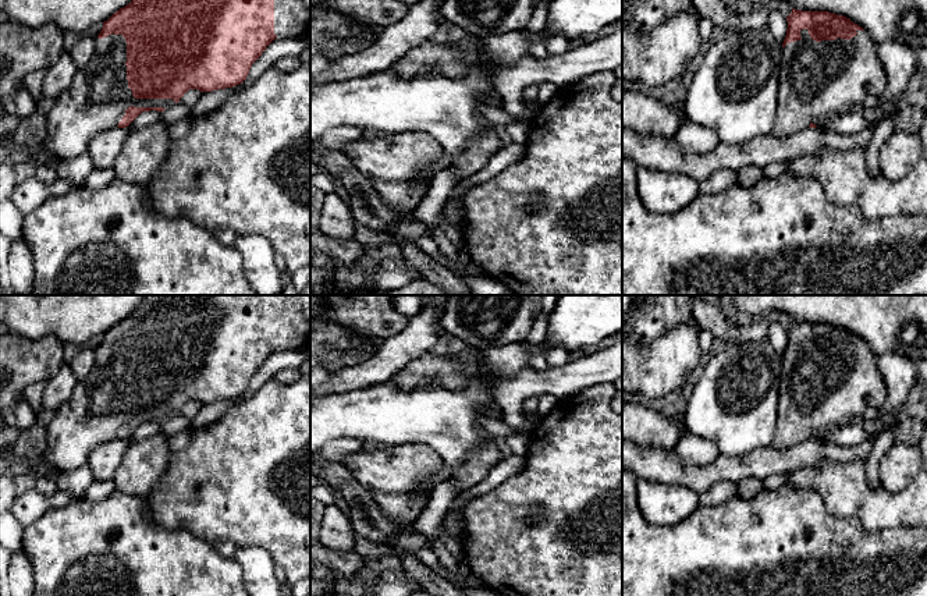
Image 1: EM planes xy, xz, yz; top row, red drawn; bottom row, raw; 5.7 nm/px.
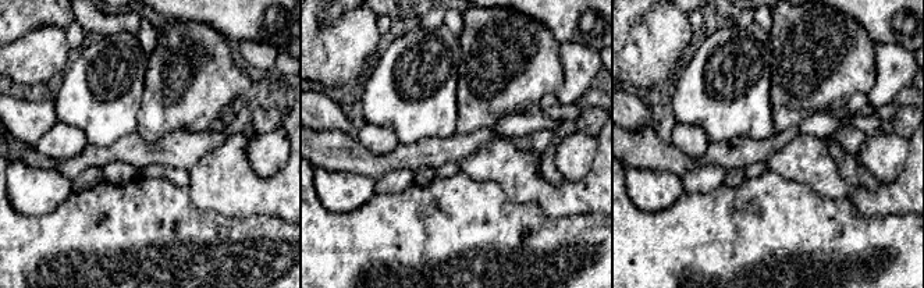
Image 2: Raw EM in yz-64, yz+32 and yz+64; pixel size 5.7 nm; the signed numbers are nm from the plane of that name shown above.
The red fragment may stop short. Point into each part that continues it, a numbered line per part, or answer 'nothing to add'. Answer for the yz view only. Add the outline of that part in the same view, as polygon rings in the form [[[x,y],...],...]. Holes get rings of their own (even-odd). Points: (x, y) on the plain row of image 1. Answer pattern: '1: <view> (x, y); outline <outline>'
1: yz (819, 393); outline [[[807,341],[800,343],[800,352],[782,359],[777,429],[772,447],[784,450],[813,434],[824,440],[828,433],[852,421],[860,419],[869,407],[881,409],[888,390],[877,366],[877,355],[866,343],[856,343],[852,351],[816,354]]]

